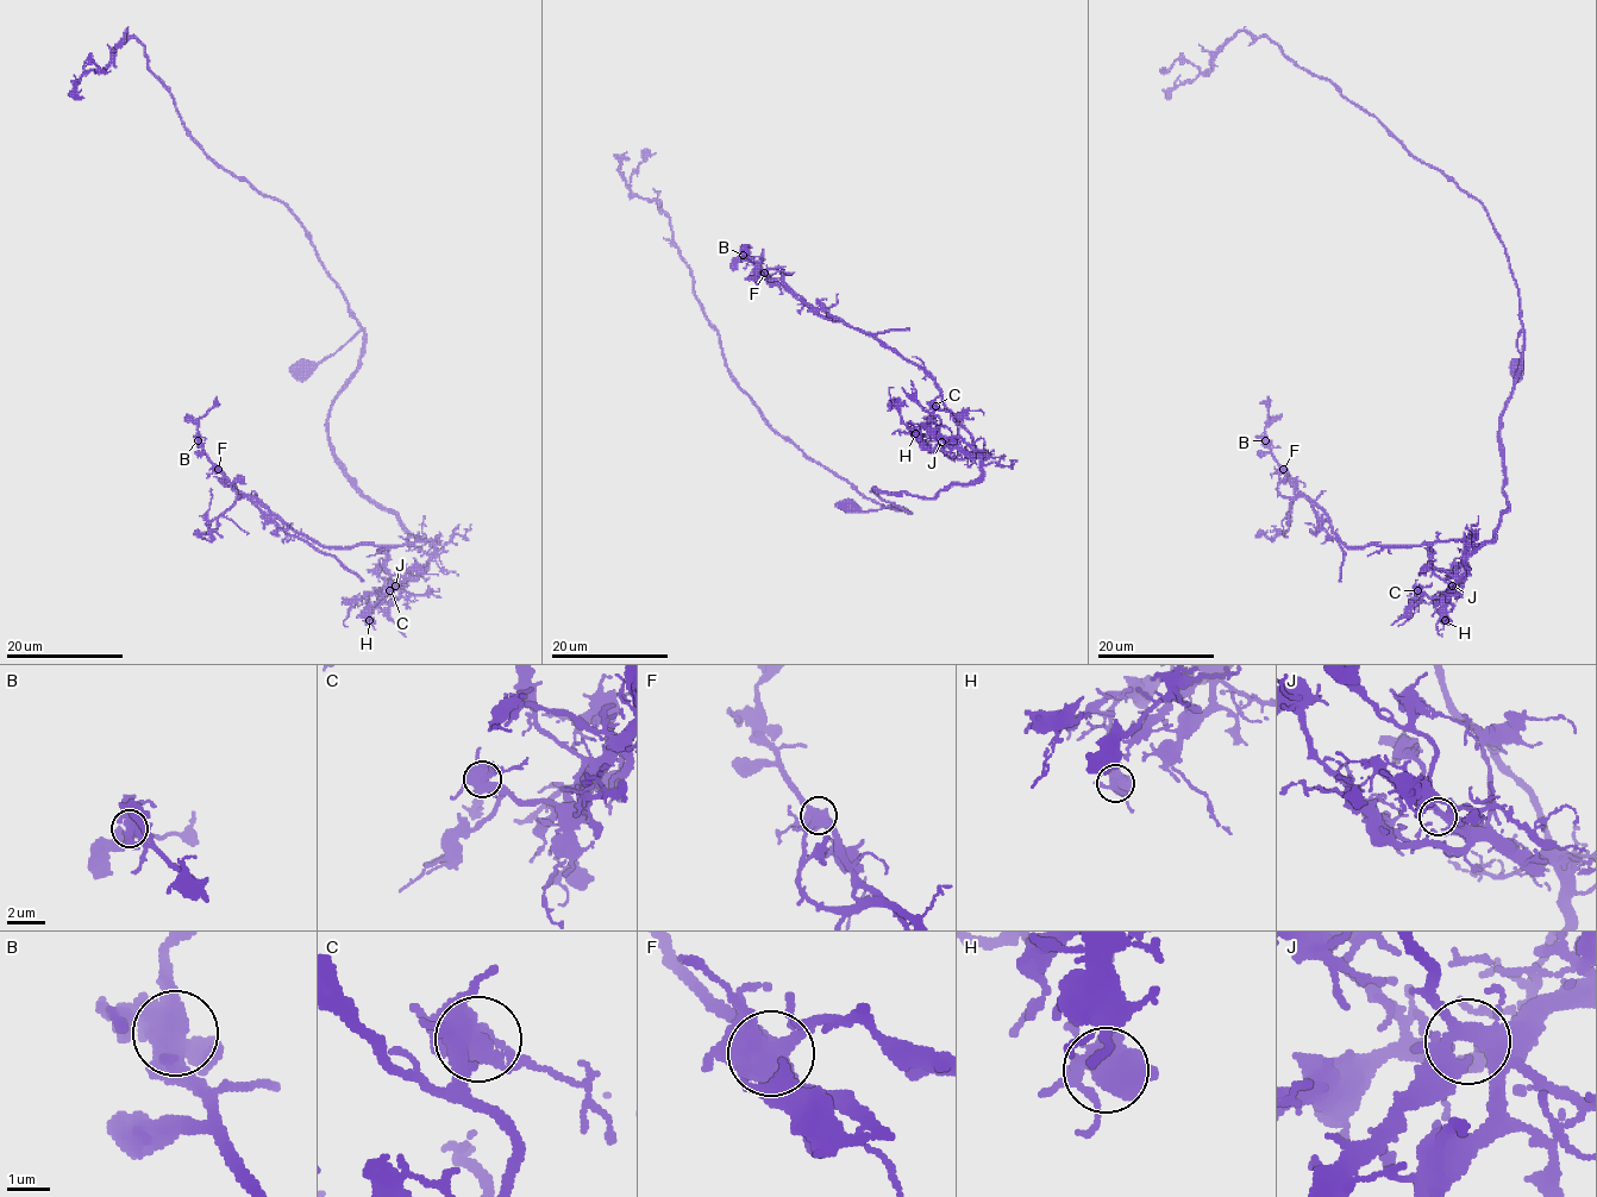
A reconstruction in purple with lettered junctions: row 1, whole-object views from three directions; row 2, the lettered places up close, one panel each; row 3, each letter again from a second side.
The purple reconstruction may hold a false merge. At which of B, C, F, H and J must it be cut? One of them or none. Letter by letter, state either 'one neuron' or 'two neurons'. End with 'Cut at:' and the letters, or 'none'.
B: one neuron
C: one neuron
F: two neurons
H: one neuron
J: one neuron
Cut at: F

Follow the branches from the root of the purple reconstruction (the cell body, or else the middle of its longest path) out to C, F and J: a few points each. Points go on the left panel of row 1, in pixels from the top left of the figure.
C: (358, 365), (329, 414), (327, 437), (334, 462), (412, 533), (434, 544), (431, 561), (395, 599), (389, 590)
F: (358, 365), (329, 414), (334, 462), (365, 495), (434, 549), (429, 540), (323, 546), (250, 501), (218, 469)
J: (358, 365), (329, 414), (327, 437), (334, 462), (412, 533), (434, 544), (431, 561), (395, 586)

